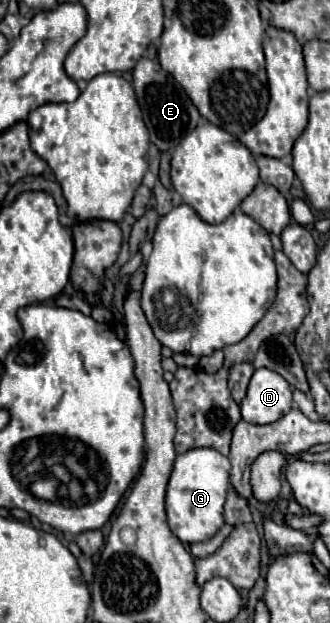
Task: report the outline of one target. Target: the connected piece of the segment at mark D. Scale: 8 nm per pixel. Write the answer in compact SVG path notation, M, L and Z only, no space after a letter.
M257 369L251 377L245 399L241 401L241 415L247 423L273 423L291 411L291 393L289 383L281 375L275 375L271 369Z

